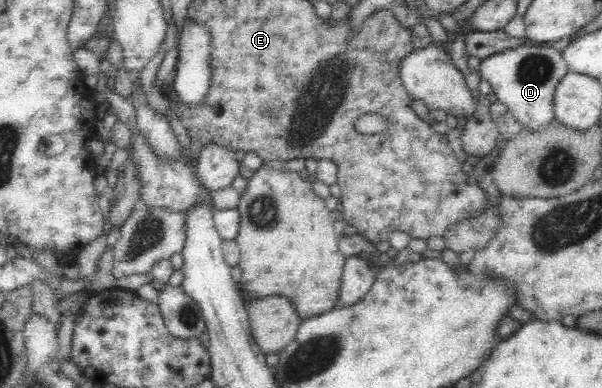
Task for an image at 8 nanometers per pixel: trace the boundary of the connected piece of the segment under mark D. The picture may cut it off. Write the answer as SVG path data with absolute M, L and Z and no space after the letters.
M550 44L522 45L508 48L483 58L479 66L480 80L486 80L496 94L497 100L505 104L516 120L530 130L538 130L554 120L552 94L556 84L568 72L568 65L561 52Z

